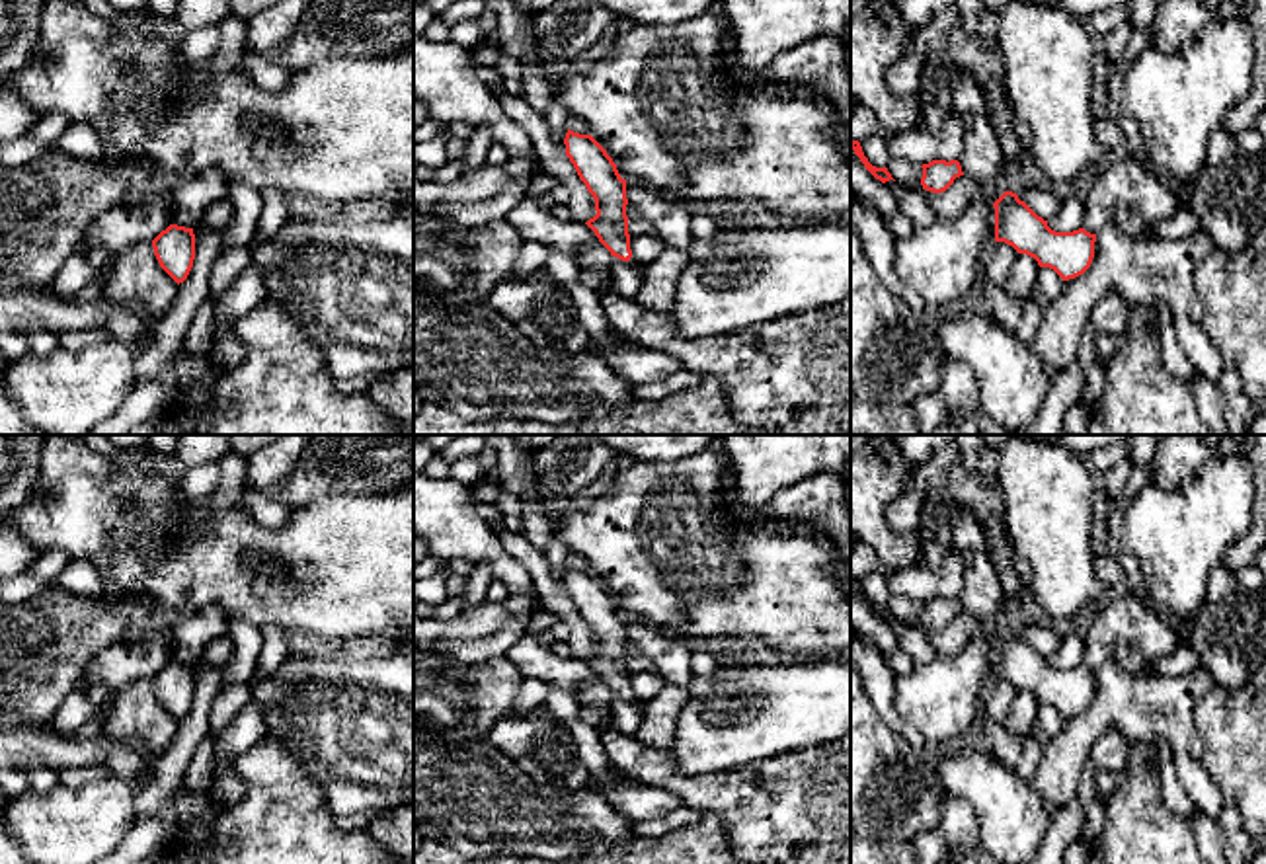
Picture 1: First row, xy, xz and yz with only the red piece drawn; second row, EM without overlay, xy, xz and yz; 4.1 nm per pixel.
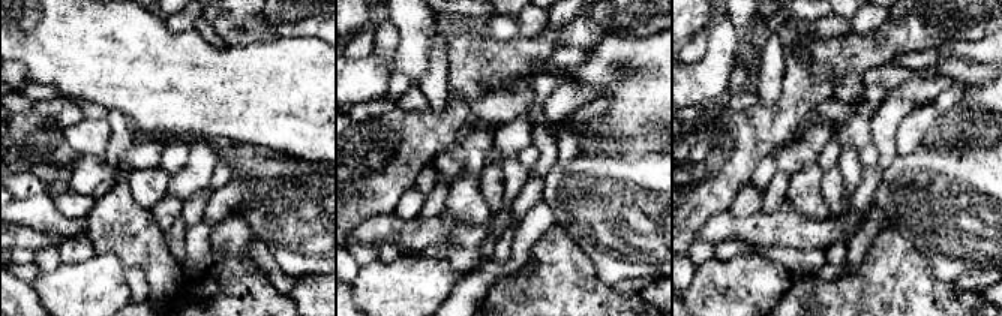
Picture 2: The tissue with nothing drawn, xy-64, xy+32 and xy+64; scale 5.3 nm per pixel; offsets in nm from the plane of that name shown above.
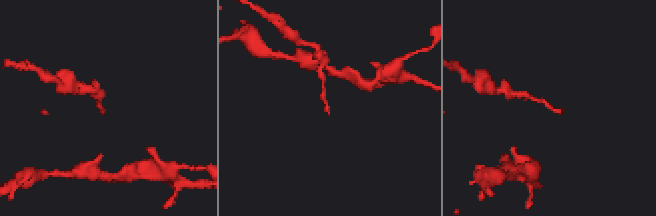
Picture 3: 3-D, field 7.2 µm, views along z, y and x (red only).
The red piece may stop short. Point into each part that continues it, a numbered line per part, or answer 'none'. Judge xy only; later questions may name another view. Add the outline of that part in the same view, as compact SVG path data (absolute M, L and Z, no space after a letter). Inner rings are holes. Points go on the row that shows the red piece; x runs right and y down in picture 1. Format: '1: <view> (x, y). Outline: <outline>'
none

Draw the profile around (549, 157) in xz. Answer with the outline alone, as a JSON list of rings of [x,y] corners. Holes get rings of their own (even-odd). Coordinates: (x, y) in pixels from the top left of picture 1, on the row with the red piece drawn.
[[[499,92],[497,101],[531,138],[538,170],[554,176],[560,185],[564,185],[572,193],[568,203],[572,220],[587,222],[589,218],[593,218],[597,215],[595,199],[579,179],[570,158],[556,146],[552,129],[544,115],[540,115],[525,99],[525,96]]]

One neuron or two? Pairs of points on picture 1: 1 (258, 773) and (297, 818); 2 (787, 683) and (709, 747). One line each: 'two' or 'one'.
1: one
2: one

